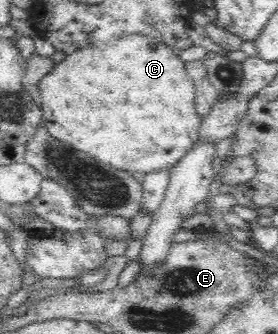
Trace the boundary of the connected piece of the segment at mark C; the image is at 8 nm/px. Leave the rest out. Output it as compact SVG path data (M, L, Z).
M126 35L112 44L92 44L72 53L72 55L66 55L62 63L57 63L52 71L40 80L36 96L41 108L42 125L47 128L52 137L60 139L64 143L70 143L70 147L74 147L78 151L86 151L90 157L110 163L110 165L127 171L129 174L138 173L143 176L146 173L156 173L162 169L169 169L181 157L184 157L184 154L193 149L198 137L200 137L201 123L200 114L196 112L194 82L188 77L185 63L182 62L177 50L148 35Z

